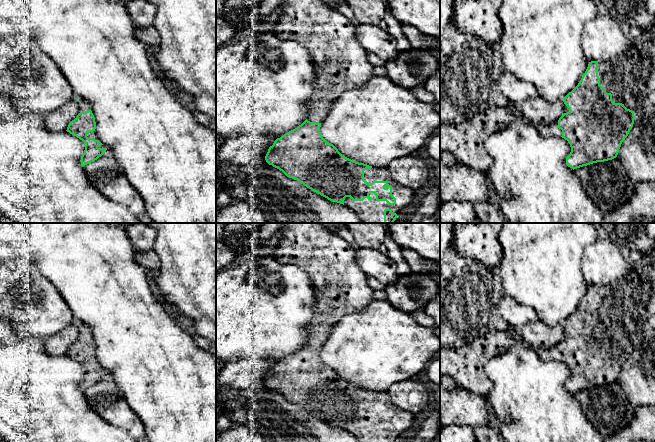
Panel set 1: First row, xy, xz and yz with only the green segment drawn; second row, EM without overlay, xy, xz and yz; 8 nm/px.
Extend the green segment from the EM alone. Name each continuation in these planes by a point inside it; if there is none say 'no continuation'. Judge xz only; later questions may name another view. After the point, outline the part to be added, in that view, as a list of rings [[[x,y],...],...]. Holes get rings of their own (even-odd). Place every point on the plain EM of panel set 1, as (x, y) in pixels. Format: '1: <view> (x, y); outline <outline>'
1: xz (340, 286); outline [[[283,223],[277,241],[280,247],[275,251],[274,258],[282,265],[295,265],[304,270],[312,282],[316,298],[315,318],[306,326],[307,344],[322,347],[330,336],[334,326],[346,315],[362,310],[373,300],[373,292],[367,284],[367,276],[355,260],[355,250],[338,234],[330,233],[320,223]]]
2: xz (404, 420); outline [[[387,391],[366,393],[364,404],[369,408],[373,405],[387,405],[392,410],[392,419],[396,422],[396,428],[389,429],[386,425],[377,425],[374,417],[369,418],[371,425],[368,422],[363,425],[353,425],[350,421],[346,421],[344,430],[355,436],[359,442],[384,442],[385,433],[391,433],[393,437],[399,438],[403,432],[416,424],[414,414],[397,408],[391,402]]]

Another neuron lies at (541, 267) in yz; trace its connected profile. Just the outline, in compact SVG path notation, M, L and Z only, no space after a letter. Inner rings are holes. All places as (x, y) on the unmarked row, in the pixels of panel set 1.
M504 223L498 234L503 249L499 267L504 293L519 305L533 308L544 325L562 324L588 291L582 258L585 247L597 239L592 223Z

